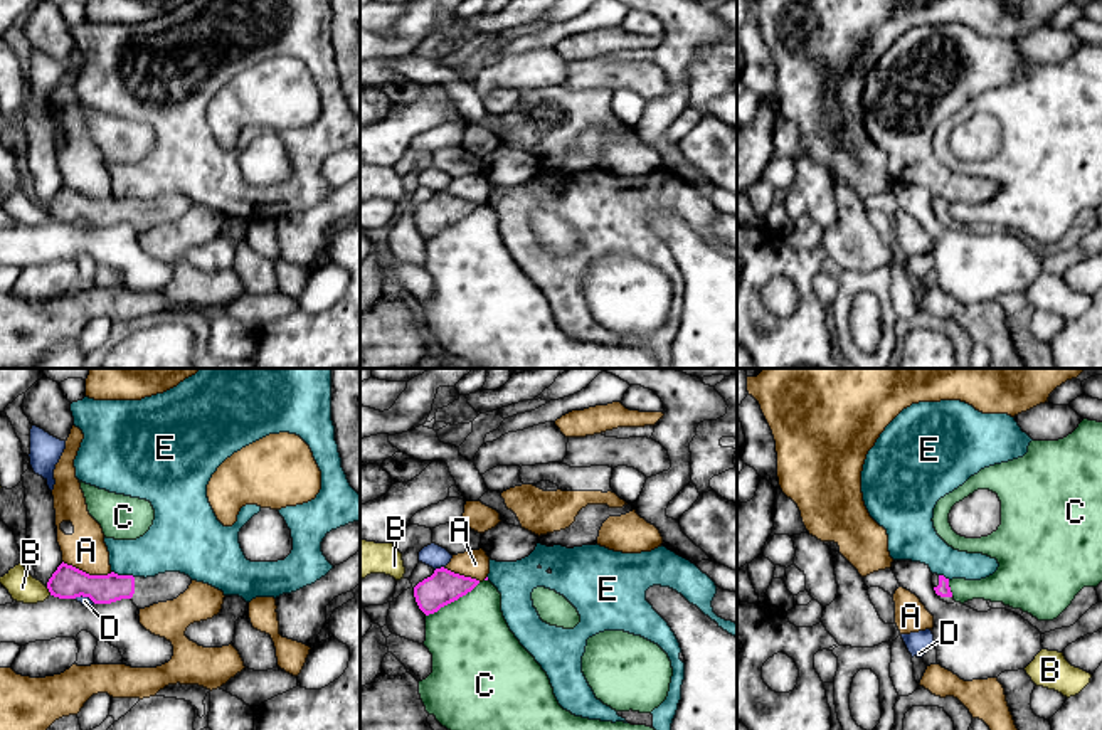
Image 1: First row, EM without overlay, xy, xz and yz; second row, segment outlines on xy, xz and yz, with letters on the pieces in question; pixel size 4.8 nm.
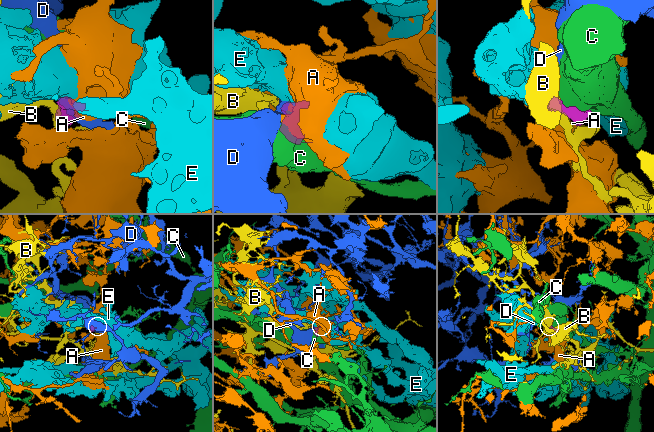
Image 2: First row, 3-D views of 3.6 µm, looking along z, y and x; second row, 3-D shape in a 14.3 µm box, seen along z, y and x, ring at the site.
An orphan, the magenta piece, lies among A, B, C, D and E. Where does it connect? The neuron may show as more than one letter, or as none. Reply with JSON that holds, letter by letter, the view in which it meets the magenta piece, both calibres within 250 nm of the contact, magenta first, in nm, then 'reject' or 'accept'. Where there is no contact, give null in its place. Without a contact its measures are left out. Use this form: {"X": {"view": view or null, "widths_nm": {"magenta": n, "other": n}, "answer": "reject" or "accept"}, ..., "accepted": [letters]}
{"A": {"view": "xy", "widths_nm": {"magenta": 160, "other": 190}, "answer": "reject"}, "B": {"view": "xy", "widths_nm": {"magenta": 160, "other": 140}, "answer": "reject"}, "C": {"view": "xz", "widths_nm": {"magenta": 160, "other": 400}, "answer": "reject"}, "D": {"view": "xz", "widths_nm": {"magenta": 160, "other": 110}, "answer": "reject"}, "E": {"view": "xy", "widths_nm": {"magenta": 140, "other": 240}, "answer": "reject"}, "accepted": []}

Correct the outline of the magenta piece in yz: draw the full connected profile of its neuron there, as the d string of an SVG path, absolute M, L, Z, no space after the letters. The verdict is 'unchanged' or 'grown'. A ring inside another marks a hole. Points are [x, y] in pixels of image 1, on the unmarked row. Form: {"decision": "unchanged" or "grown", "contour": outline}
{"decision": "grown", "contour": "M932 198L932 209L935 217L939 219L940 224L947 225L947 227L954 227L954 220L949 210L949 202L946 202L944 198Z"}

